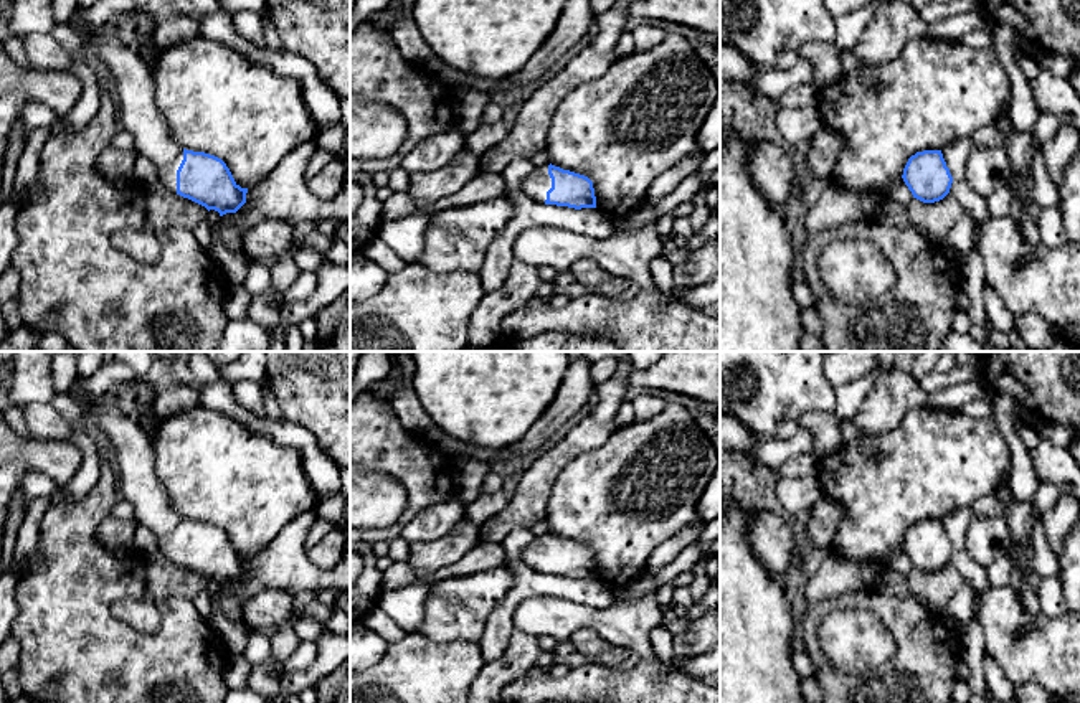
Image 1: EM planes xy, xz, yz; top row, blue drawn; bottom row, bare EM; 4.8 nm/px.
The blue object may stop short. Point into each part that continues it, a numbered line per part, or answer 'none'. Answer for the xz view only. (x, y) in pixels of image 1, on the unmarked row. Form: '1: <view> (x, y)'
1: xz (537, 553)

